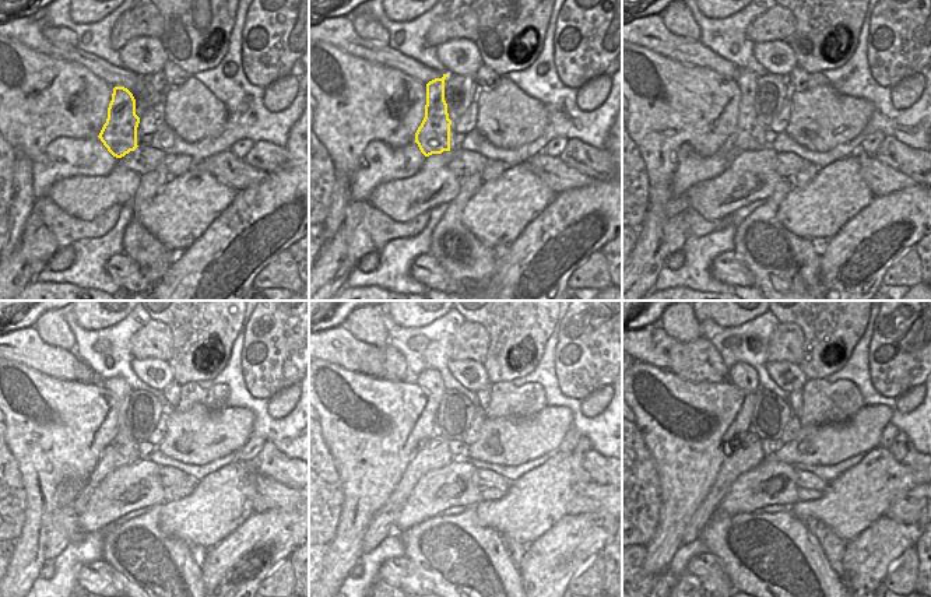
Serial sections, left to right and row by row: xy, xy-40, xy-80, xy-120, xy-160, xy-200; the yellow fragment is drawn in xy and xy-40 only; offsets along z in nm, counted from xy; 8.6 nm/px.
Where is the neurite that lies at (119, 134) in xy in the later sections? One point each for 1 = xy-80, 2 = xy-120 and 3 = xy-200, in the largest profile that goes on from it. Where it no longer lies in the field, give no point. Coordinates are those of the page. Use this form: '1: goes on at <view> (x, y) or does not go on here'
1: goes on at xy-80 (748, 136)
2: goes on at xy-120 (123, 442)
3: goes on at xy-200 (741, 375)

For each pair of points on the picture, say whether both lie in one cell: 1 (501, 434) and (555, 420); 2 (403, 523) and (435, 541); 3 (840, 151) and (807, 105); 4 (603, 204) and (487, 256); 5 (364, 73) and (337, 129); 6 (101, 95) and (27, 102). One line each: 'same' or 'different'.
1: same
2: different
3: different
4: different
5: same
6: same

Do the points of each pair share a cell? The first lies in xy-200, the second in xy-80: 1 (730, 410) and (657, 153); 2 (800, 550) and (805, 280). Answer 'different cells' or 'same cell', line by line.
1: same cell
2: same cell

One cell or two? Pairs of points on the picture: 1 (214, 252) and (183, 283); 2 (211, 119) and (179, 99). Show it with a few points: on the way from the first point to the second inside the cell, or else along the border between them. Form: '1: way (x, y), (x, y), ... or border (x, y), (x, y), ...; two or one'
1: way (207, 259), (190, 276); one
2: way (203, 115), (193, 113), (188, 108); one

